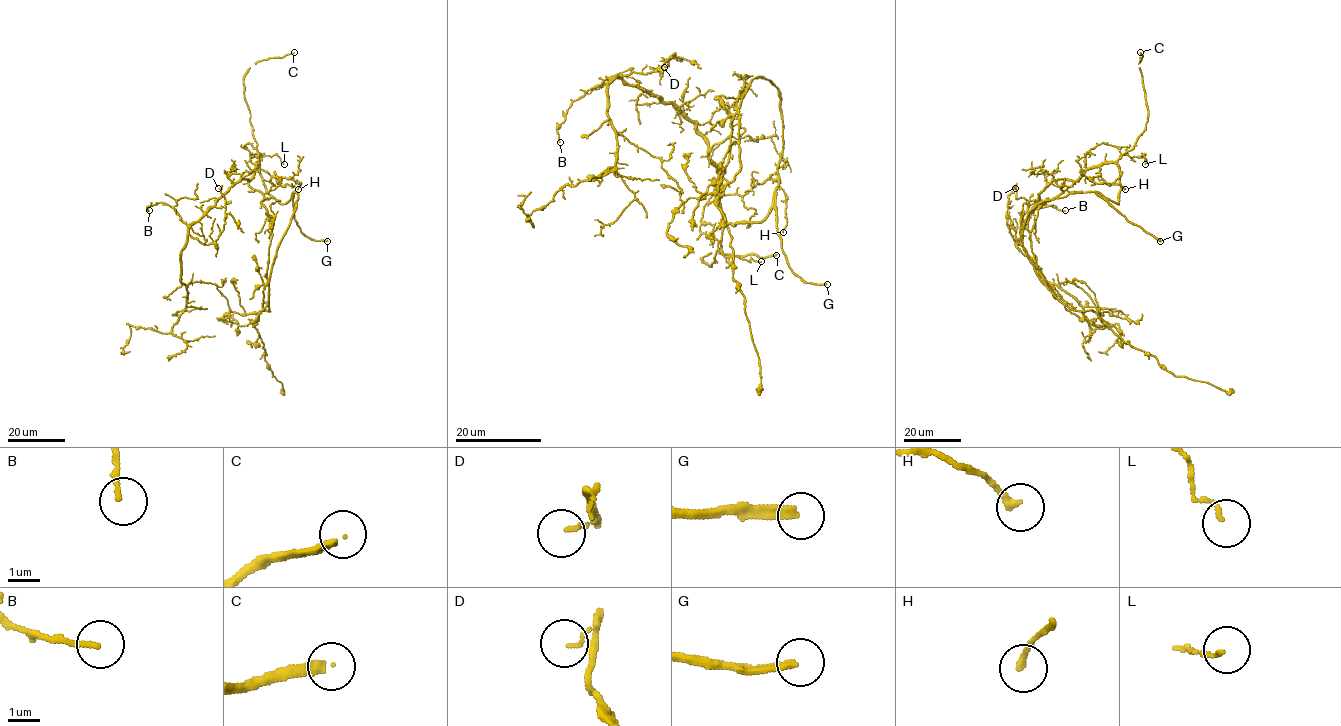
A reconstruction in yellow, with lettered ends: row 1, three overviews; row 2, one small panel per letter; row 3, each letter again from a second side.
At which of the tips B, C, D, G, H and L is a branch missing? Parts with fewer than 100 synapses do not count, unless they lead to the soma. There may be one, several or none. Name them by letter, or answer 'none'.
C, G

